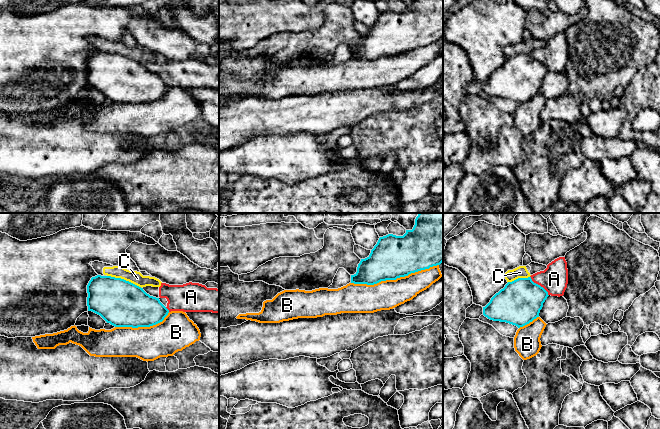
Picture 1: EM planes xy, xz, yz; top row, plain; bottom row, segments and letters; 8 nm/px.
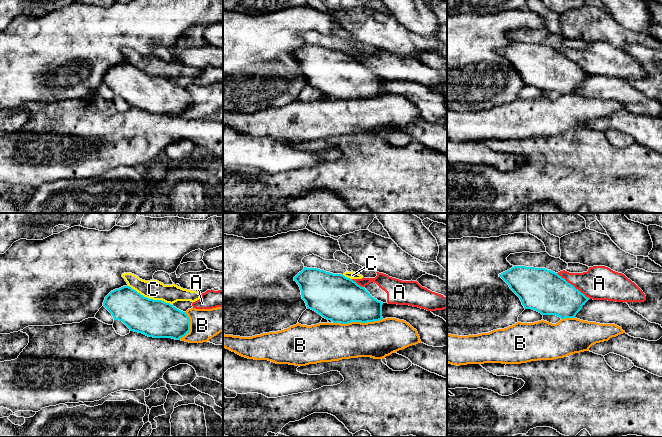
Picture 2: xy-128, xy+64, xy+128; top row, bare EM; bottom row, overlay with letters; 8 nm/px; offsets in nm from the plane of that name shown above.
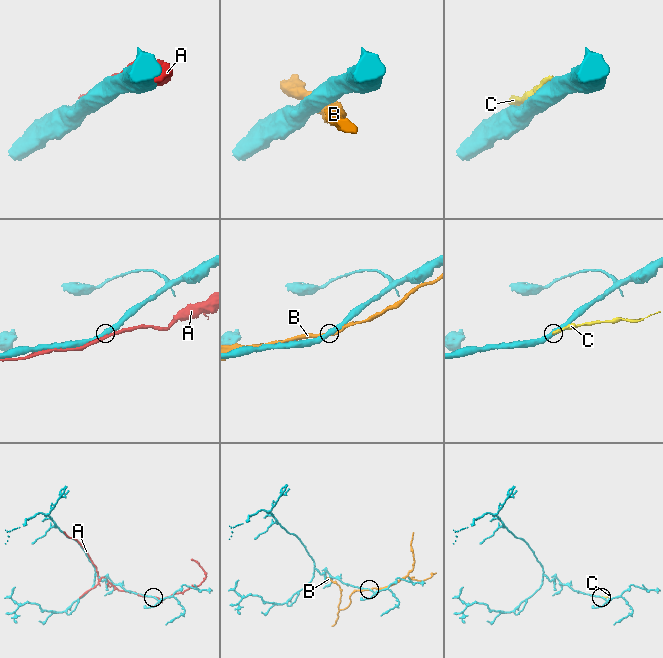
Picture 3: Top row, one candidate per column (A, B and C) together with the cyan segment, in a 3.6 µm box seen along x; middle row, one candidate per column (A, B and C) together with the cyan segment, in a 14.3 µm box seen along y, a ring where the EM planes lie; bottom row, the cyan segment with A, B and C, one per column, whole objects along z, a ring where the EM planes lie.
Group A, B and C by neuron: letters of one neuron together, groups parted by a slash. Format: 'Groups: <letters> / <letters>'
Groups: A / B / C

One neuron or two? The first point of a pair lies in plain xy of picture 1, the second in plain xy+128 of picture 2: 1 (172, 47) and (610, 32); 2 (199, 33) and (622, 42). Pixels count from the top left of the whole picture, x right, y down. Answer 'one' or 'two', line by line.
1: one
2: two

